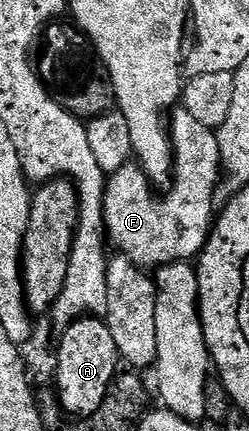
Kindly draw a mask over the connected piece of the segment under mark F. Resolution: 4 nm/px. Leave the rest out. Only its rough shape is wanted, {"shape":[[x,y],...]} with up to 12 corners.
{"shape":[[171,111],[165,198],[111,174],[107,241],[141,268],[195,259],[222,179],[215,133]]}

